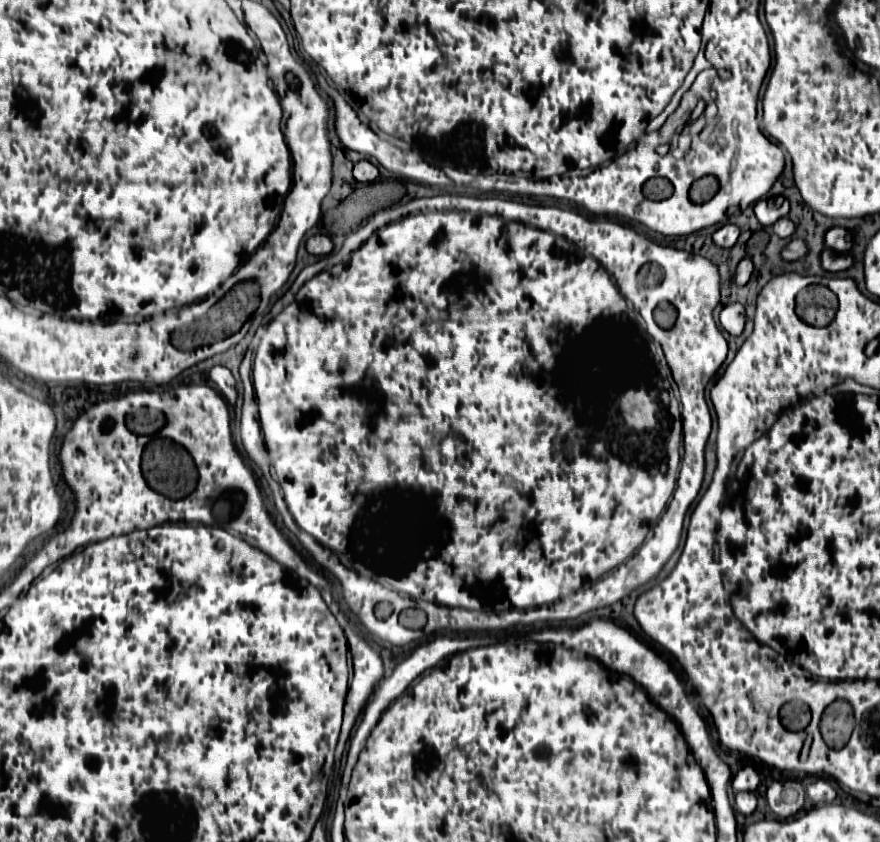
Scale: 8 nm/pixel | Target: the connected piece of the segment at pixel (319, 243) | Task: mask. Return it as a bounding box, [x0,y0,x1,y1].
[306,234,332,256]

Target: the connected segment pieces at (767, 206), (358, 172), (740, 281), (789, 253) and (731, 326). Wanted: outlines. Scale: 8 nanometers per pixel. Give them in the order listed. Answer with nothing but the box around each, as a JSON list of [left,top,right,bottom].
[[754,196,788,226],[354,160,379,184],[736,258,752,286],[782,240,808,260],[720,304,746,336]]

